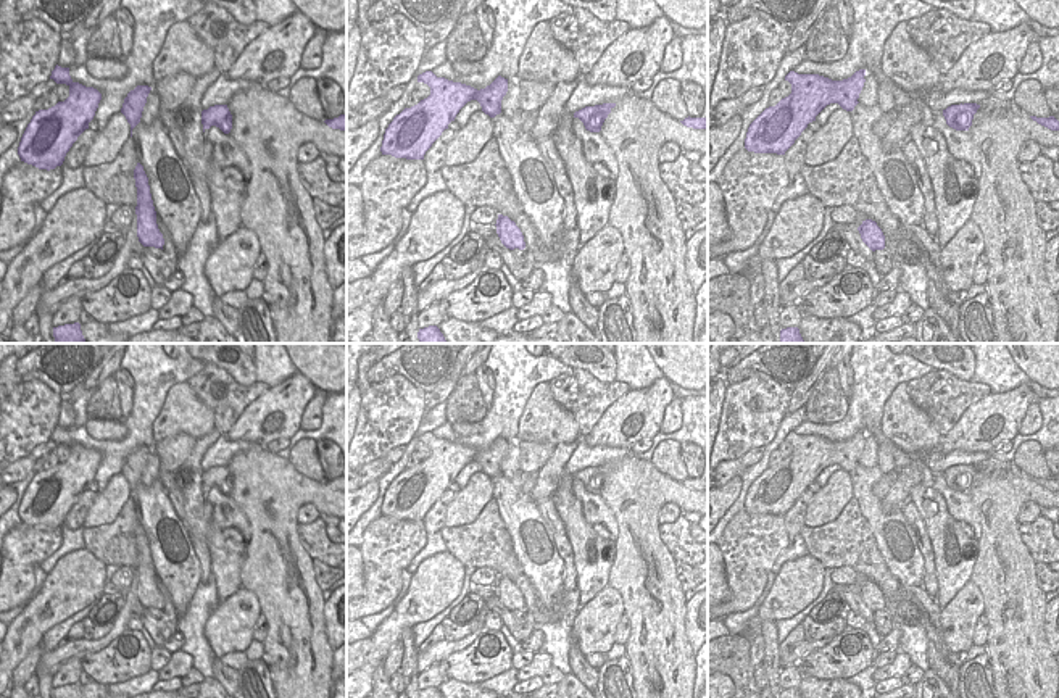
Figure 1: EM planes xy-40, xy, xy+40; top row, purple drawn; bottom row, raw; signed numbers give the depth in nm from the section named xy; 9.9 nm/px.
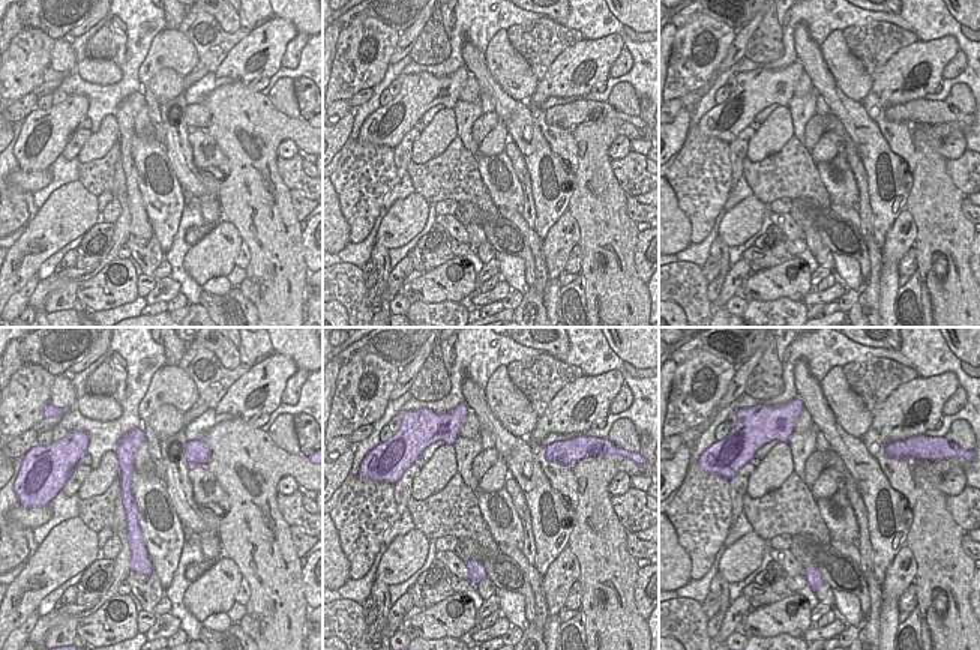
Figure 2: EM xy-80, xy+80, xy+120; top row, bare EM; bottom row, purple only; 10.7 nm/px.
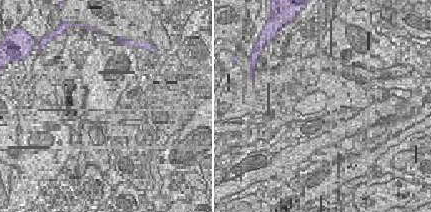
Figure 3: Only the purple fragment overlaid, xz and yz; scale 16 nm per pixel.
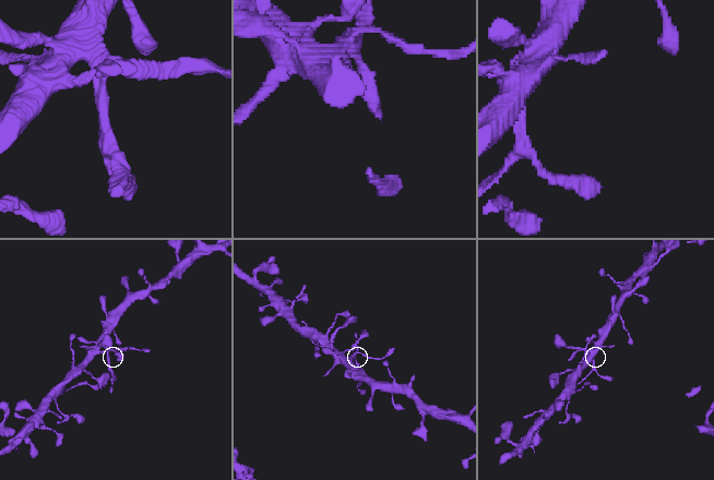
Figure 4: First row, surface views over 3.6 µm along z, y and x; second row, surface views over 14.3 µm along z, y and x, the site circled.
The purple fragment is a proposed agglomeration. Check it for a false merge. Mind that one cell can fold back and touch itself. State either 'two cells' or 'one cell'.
two cells

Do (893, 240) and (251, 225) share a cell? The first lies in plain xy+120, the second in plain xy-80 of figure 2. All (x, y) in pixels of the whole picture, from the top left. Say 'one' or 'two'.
two

